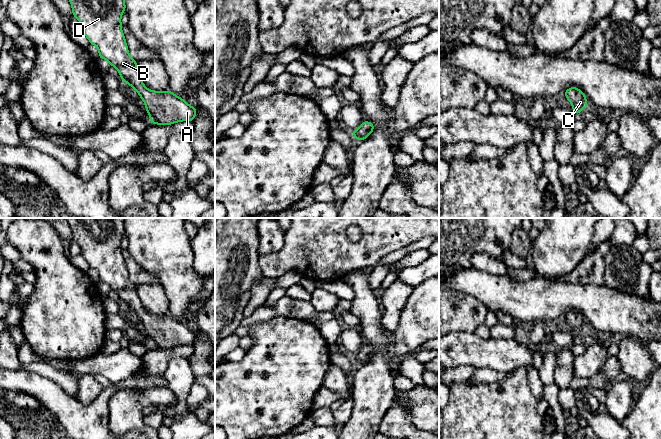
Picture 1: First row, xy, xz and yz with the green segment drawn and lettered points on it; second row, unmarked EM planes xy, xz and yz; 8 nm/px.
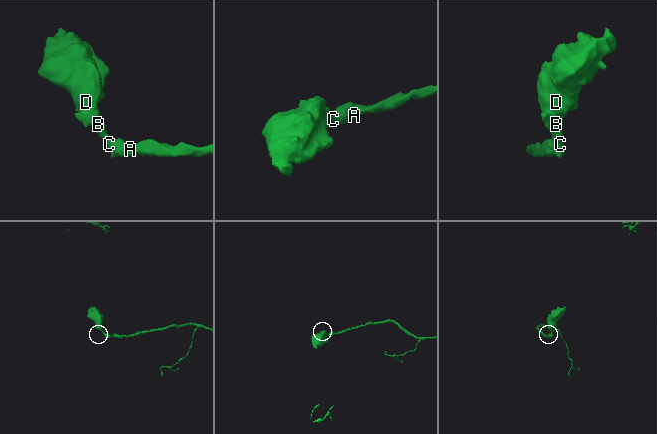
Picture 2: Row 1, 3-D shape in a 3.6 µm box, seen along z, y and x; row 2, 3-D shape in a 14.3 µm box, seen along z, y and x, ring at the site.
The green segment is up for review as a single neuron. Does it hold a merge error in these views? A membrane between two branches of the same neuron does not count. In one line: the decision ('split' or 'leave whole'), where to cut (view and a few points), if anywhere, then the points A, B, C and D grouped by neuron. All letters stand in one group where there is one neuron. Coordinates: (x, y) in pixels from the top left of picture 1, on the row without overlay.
leave whole; cut none; groups A B C D

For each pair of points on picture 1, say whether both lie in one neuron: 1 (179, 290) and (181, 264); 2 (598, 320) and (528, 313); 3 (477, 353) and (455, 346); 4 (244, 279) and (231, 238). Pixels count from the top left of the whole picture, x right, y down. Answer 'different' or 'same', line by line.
1: same
2: same
3: same
4: same

